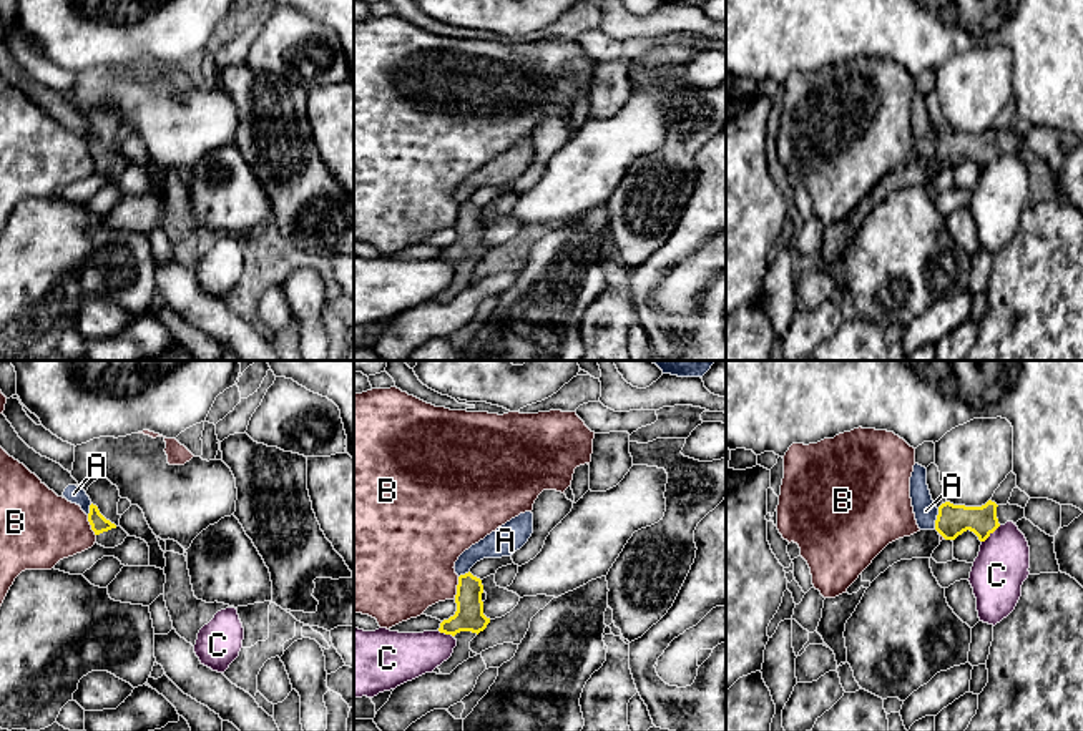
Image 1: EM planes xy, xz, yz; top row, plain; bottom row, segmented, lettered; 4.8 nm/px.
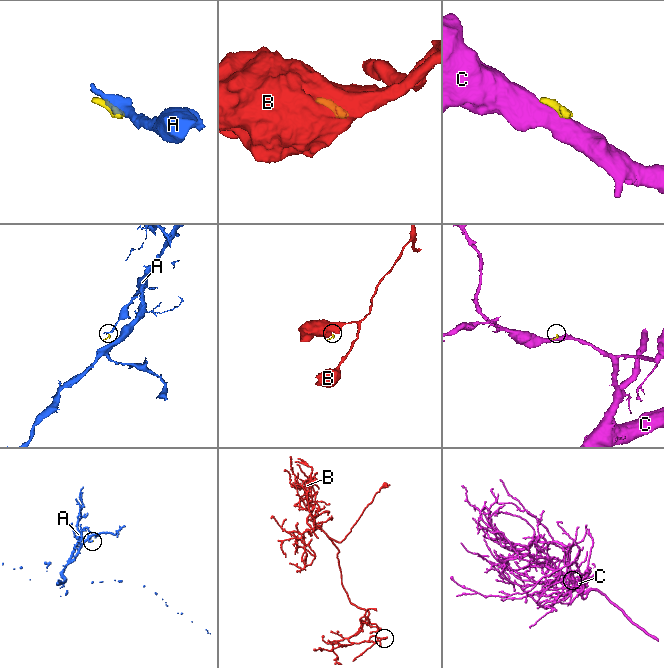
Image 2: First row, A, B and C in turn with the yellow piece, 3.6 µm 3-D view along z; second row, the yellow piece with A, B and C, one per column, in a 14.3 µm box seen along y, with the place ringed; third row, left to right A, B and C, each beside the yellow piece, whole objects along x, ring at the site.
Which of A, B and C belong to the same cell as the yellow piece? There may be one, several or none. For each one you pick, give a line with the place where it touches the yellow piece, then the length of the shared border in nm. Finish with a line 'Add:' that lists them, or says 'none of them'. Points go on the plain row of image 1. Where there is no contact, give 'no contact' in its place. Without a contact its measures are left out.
Add: none of them

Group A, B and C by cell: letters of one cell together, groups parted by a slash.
A / B / C

